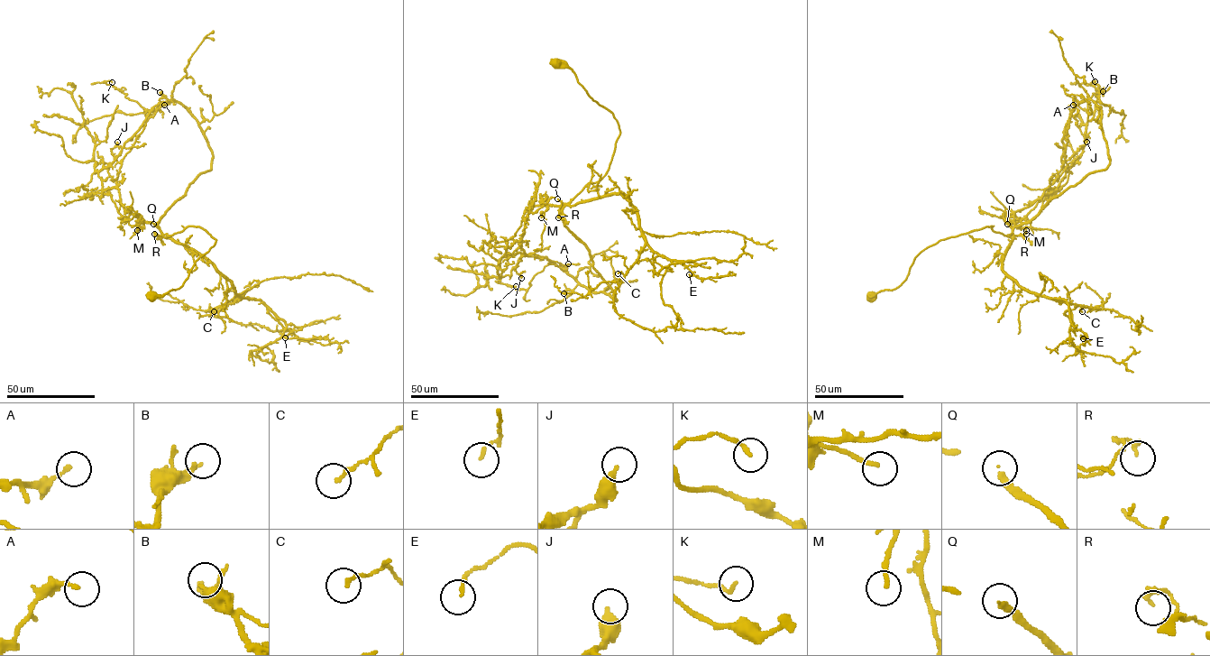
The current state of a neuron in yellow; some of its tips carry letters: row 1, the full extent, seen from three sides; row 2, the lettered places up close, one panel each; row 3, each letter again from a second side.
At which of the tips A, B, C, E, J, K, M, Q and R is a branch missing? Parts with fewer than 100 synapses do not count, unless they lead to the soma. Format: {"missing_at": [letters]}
{"missing_at": ["Q"]}

